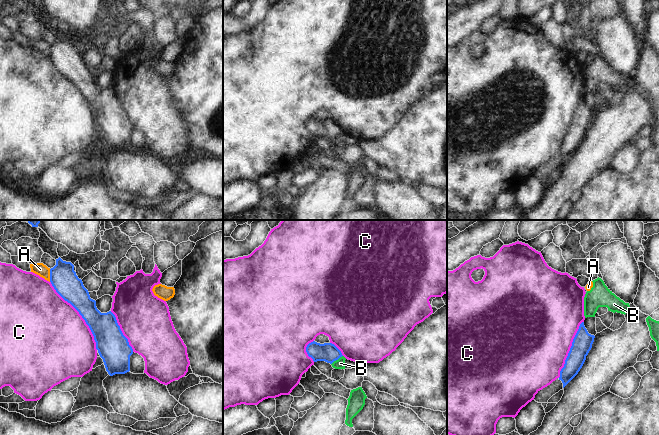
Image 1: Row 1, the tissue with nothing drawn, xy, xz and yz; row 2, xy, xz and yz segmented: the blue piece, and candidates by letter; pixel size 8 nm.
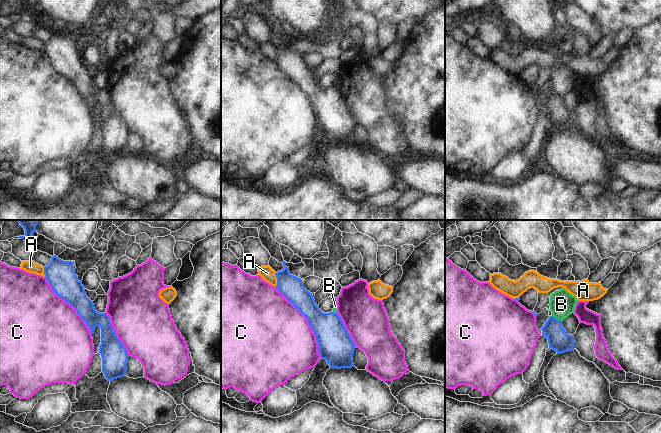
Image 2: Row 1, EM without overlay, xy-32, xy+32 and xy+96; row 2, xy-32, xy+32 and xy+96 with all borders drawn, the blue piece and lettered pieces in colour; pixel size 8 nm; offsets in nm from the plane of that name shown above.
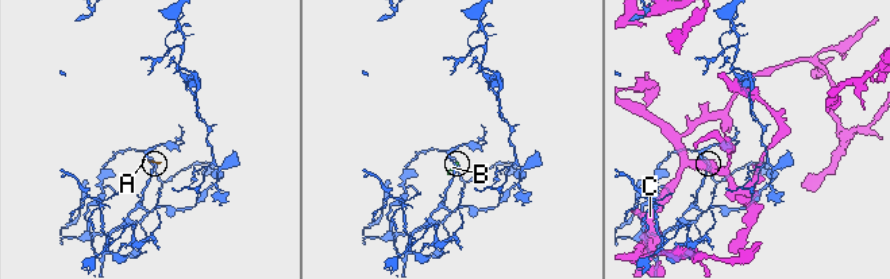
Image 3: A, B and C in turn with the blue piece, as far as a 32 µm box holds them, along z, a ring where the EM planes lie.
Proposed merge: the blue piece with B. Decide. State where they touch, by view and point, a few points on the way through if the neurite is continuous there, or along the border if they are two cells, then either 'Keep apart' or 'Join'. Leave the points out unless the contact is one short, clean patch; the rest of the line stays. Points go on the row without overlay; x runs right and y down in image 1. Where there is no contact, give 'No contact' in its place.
Touches blue at xz (336, 135). Boundary: xz (342, 131), (331, 140). Keep apart

